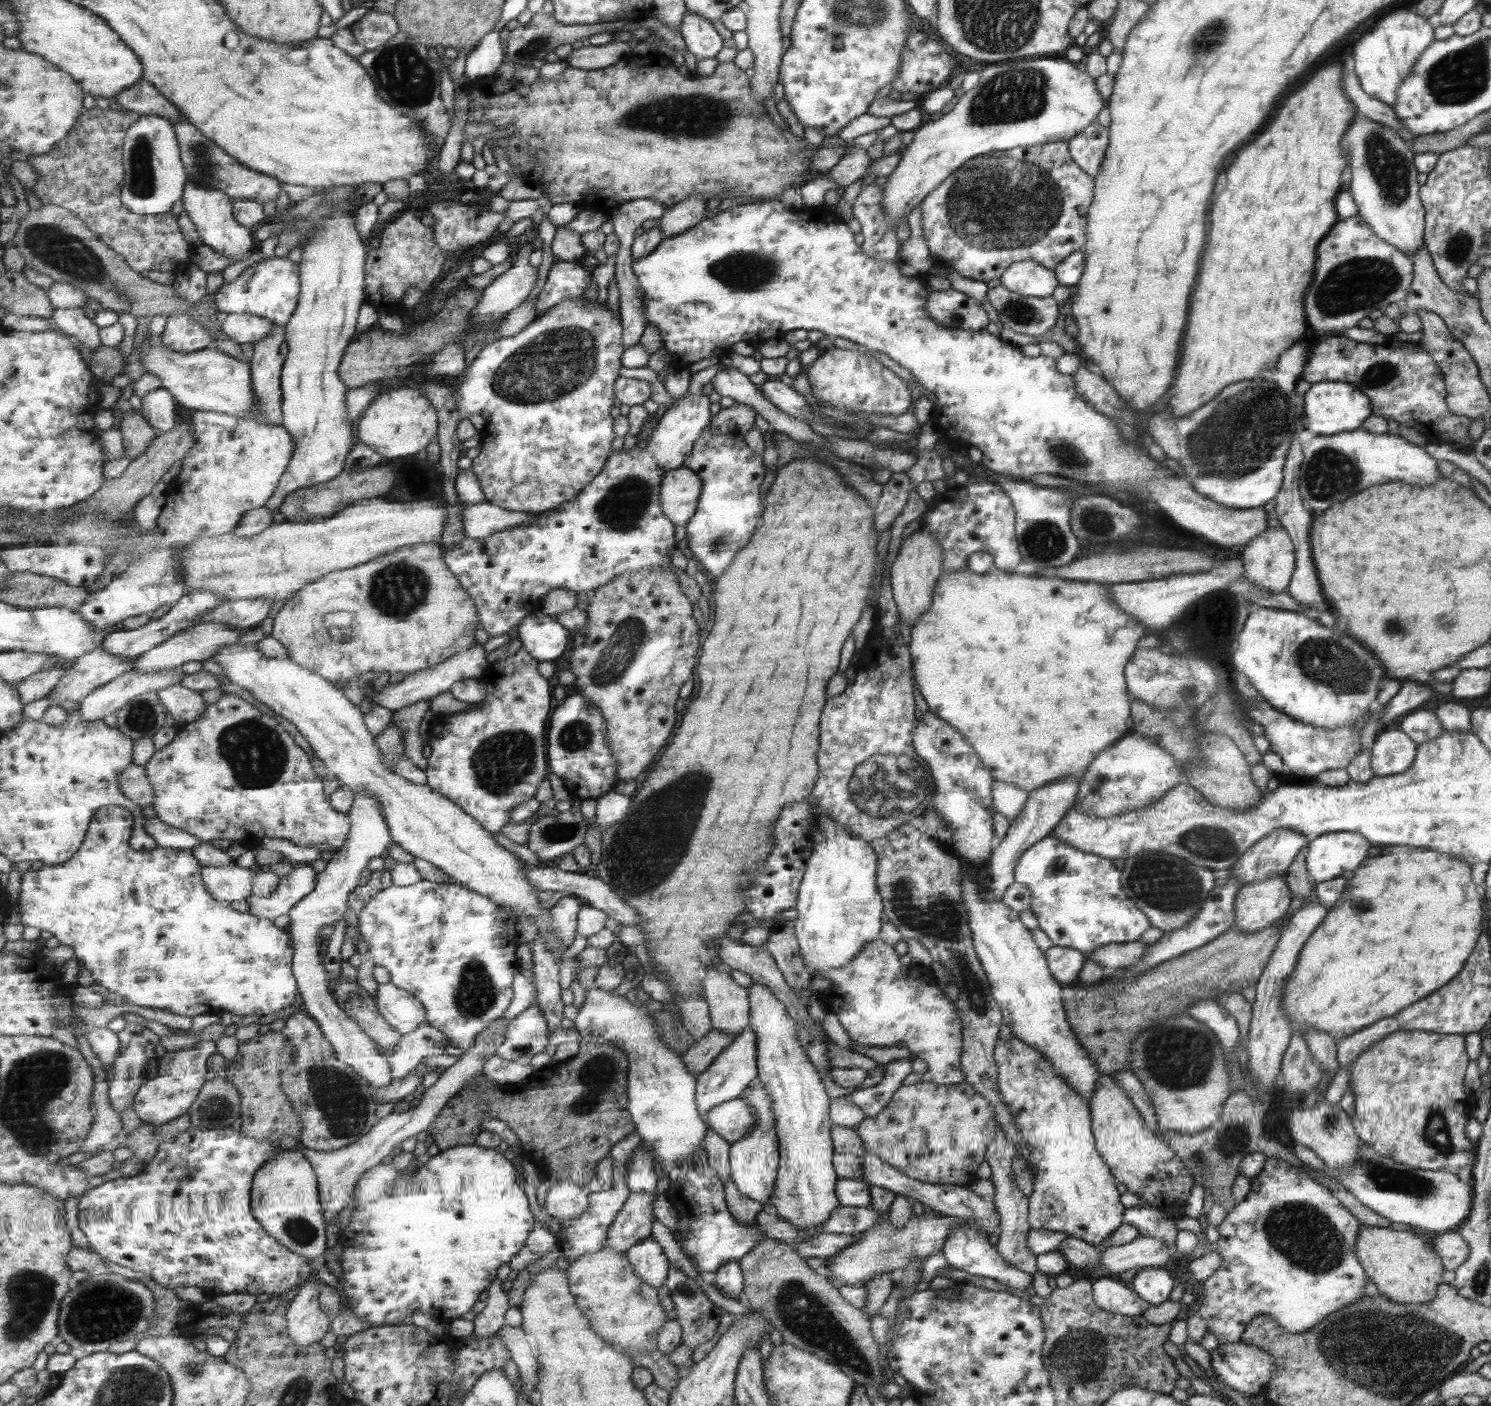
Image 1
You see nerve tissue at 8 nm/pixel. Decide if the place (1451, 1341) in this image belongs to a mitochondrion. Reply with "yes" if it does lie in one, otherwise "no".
yes

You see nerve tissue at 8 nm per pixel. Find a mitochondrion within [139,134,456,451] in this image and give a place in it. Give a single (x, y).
(206, 167)

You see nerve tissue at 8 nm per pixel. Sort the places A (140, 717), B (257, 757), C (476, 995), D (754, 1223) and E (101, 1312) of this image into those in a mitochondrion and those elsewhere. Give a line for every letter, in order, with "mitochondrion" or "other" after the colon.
A: mitochondrion
B: mitochondrion
C: mitochondrion
D: other
E: mitochondrion

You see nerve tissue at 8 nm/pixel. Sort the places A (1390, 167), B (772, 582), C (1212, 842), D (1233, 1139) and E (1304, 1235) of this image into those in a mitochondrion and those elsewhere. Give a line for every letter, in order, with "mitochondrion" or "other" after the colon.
A: mitochondrion
B: other
C: mitochondrion
D: mitochondrion
E: mitochondrion

